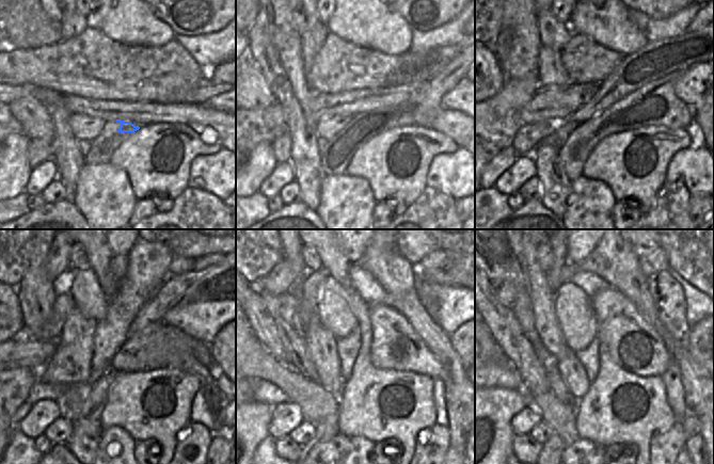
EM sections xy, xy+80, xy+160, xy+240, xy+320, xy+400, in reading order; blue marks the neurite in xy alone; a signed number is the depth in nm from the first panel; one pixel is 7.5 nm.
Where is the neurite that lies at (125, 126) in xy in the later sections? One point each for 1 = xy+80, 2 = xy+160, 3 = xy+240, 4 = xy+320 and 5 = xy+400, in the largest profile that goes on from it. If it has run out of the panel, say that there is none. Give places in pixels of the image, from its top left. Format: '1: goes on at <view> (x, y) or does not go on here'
1: goes on at xy+80 (414, 115)
2: goes on at xy+160 (653, 116)
3: goes on at xy+240 (137, 354)
4: goes on at xy+320 (395, 345)
5: goes on at xy+400 (631, 340)

